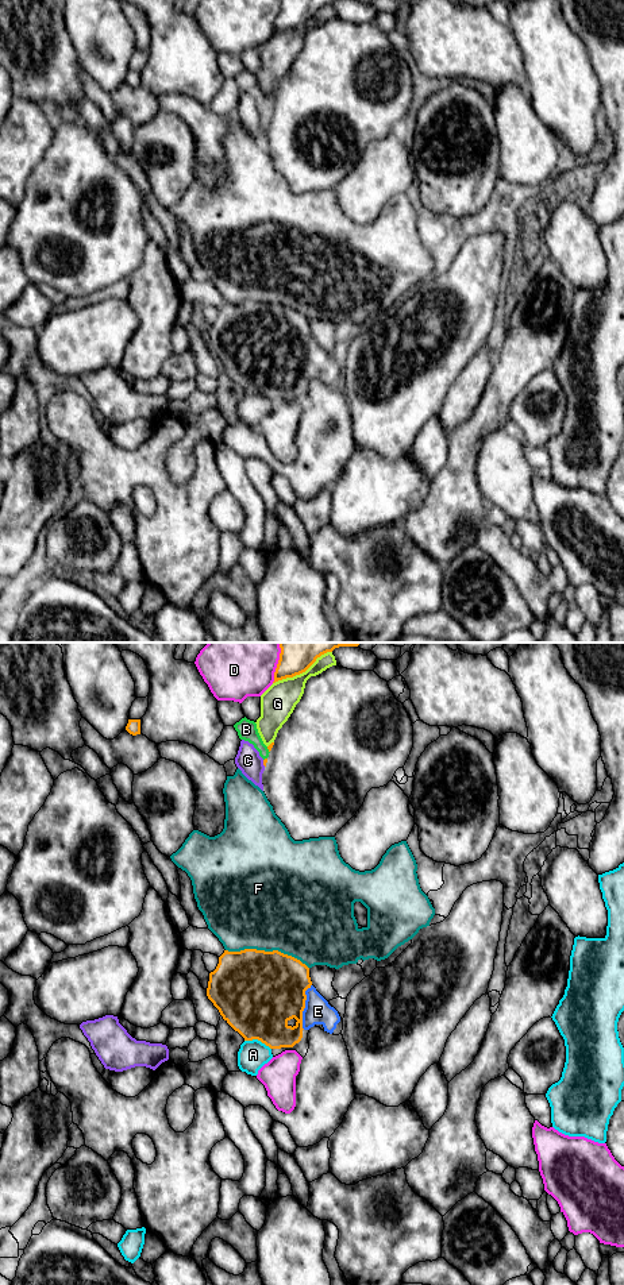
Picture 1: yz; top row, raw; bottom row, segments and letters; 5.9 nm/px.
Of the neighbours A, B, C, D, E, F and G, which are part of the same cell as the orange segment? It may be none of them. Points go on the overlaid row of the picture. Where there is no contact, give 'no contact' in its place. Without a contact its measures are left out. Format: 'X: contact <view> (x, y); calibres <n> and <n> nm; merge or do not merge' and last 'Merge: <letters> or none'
A: contact yz (258, 1040); calibres 460 and 180 nm; do not merge
B: contact yz (268, 748); calibres 20 and 120 nm; do not merge
C: contact yz (264, 763); calibres 20 and 150 nm; do not merge
D: contact yz (278, 663); calibres 260 and 440 nm; do not merge
E: contact yz (304, 1007); calibres 440 and 160 nm; merge
F: contact yz (268, 952); calibres 500 and 480 nm; do not merge
G: contact yz (301, 672); calibres 260 and 200 nm; do not merge
Merge: E

